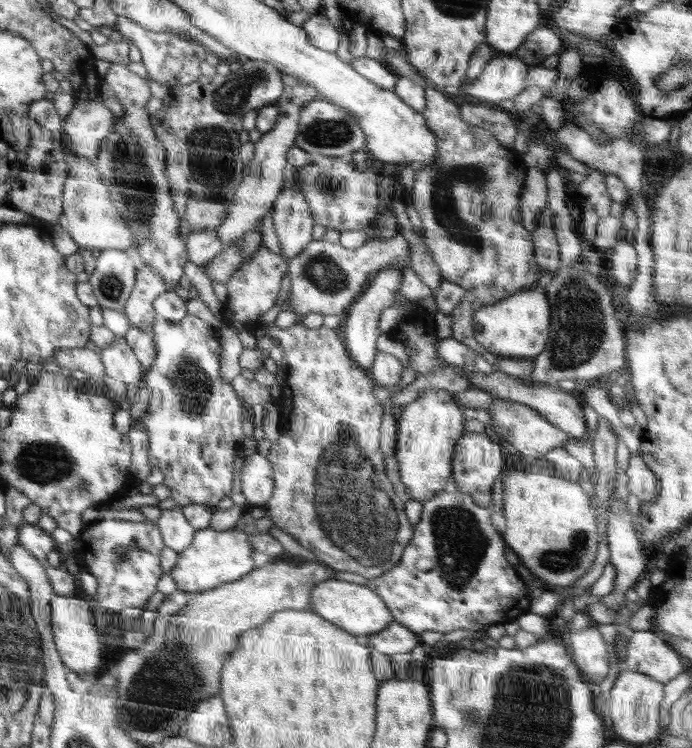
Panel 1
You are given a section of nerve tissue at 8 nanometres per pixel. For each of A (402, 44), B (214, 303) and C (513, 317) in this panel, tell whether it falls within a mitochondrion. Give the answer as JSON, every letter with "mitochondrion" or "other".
{"A":"other","B":"other","C":"other"}

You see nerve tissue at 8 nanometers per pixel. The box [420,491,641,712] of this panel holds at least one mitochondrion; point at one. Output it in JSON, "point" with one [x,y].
{"point":[461,543]}

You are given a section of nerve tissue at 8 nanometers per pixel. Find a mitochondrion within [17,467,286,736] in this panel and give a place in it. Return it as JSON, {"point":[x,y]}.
{"point":[170,682]}

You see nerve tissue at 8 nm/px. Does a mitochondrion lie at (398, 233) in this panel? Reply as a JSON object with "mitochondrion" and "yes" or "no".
{"mitochondrion":"no"}

